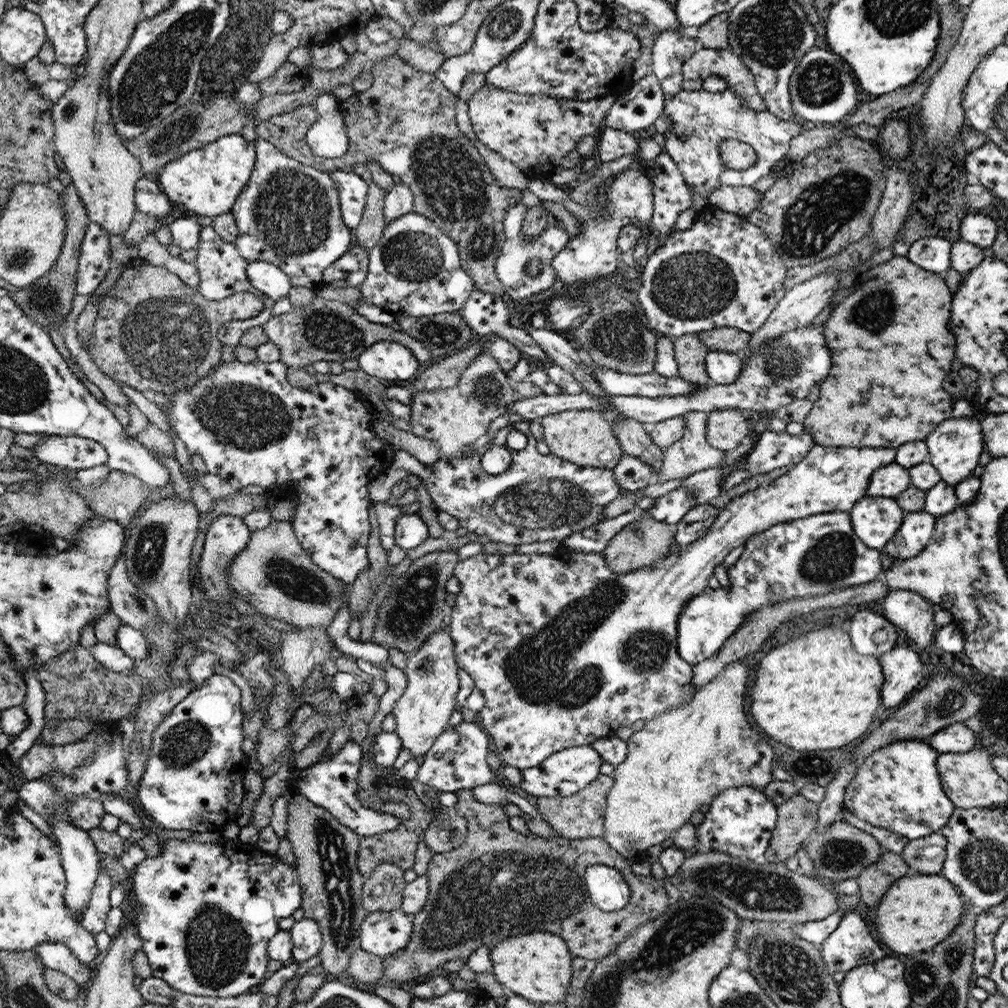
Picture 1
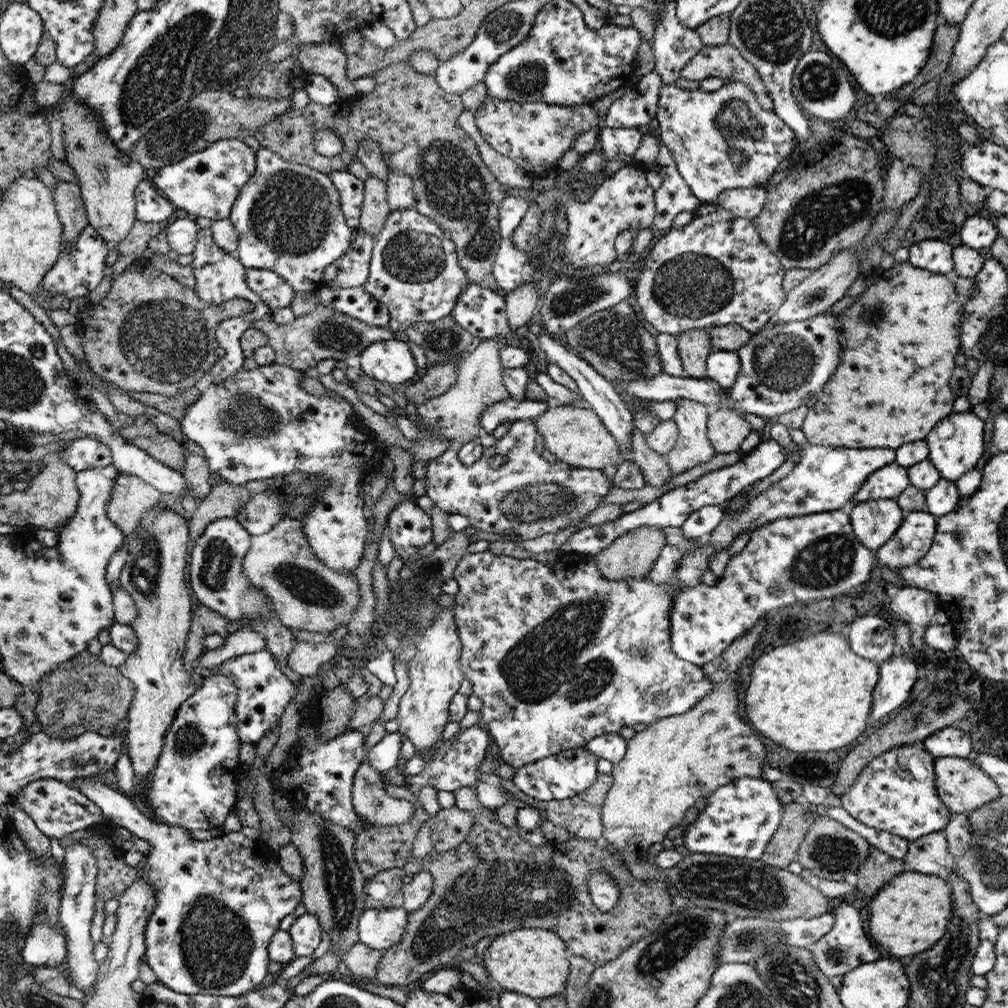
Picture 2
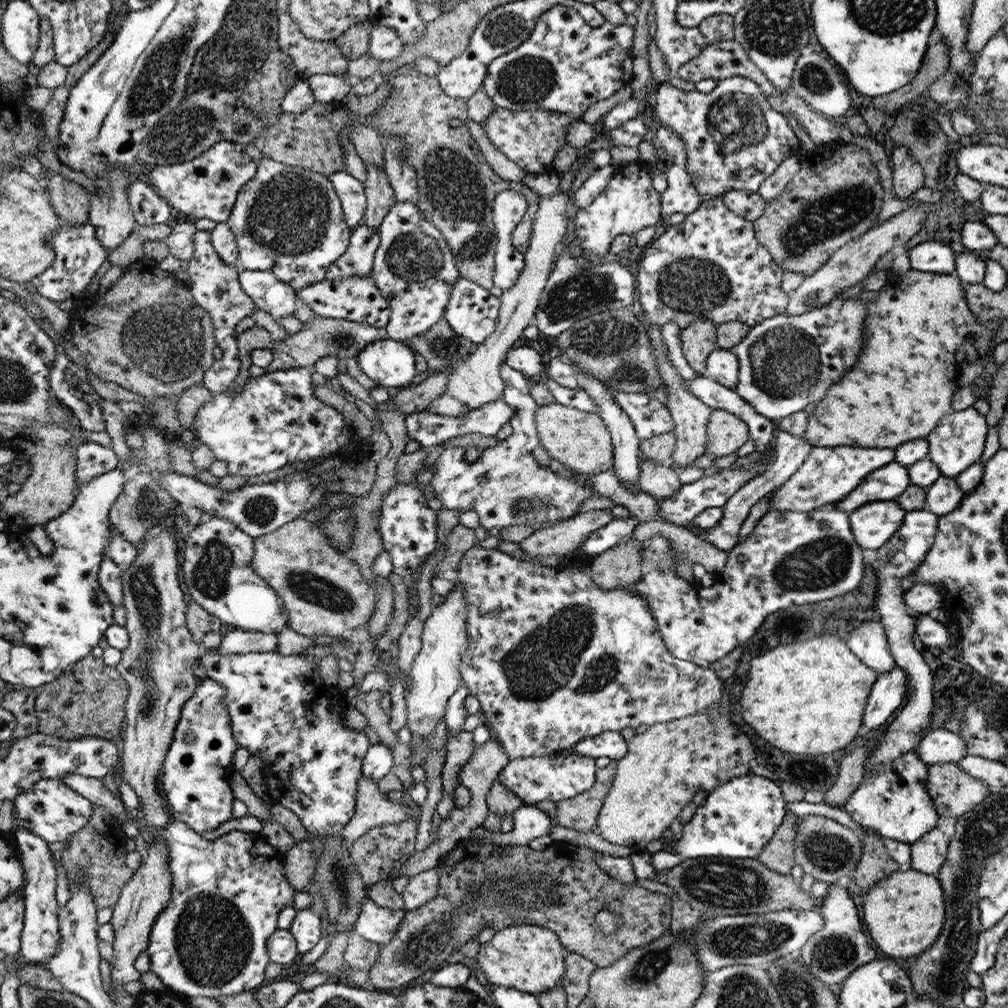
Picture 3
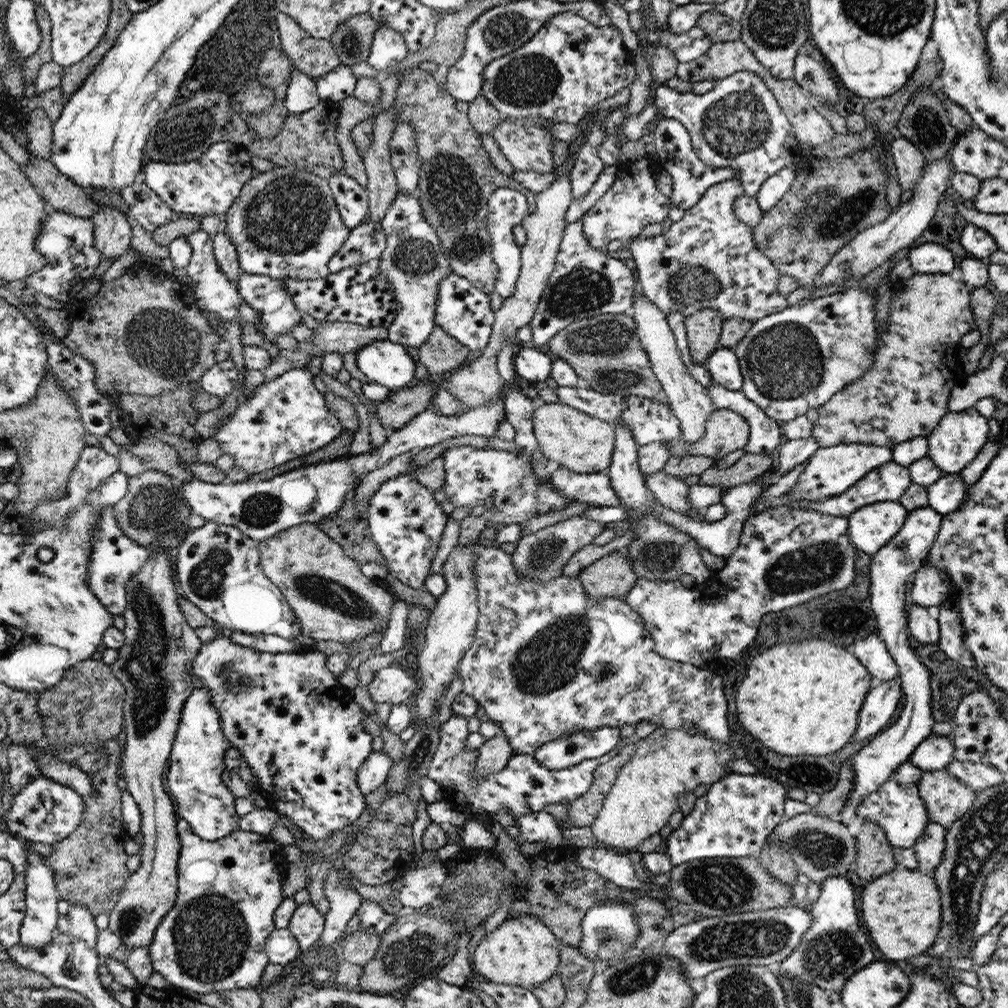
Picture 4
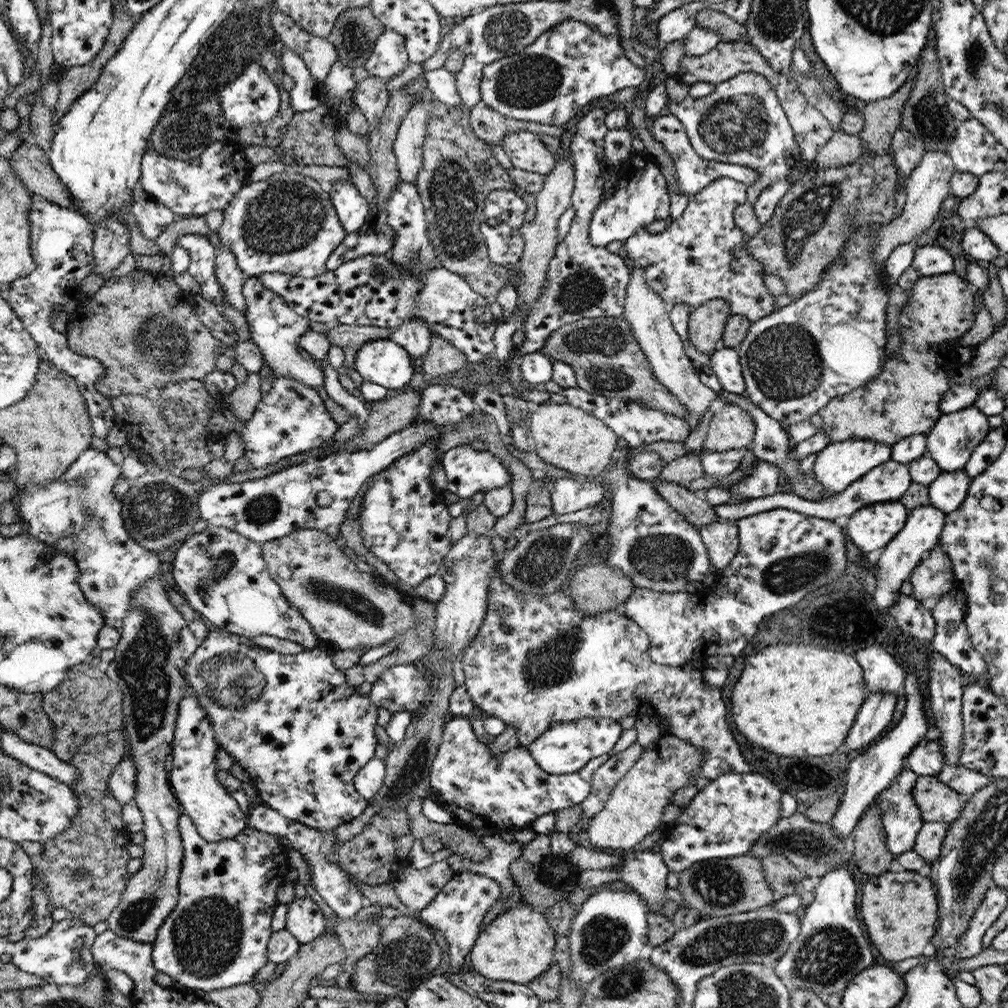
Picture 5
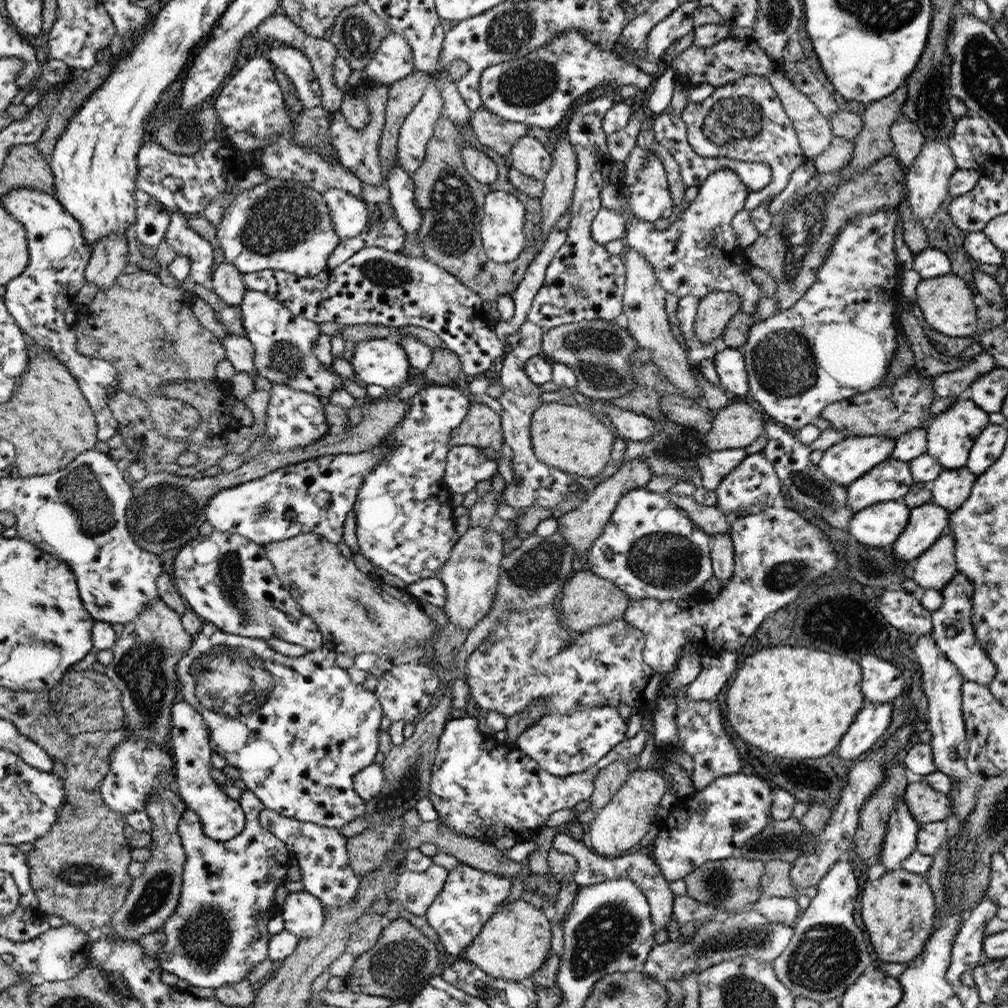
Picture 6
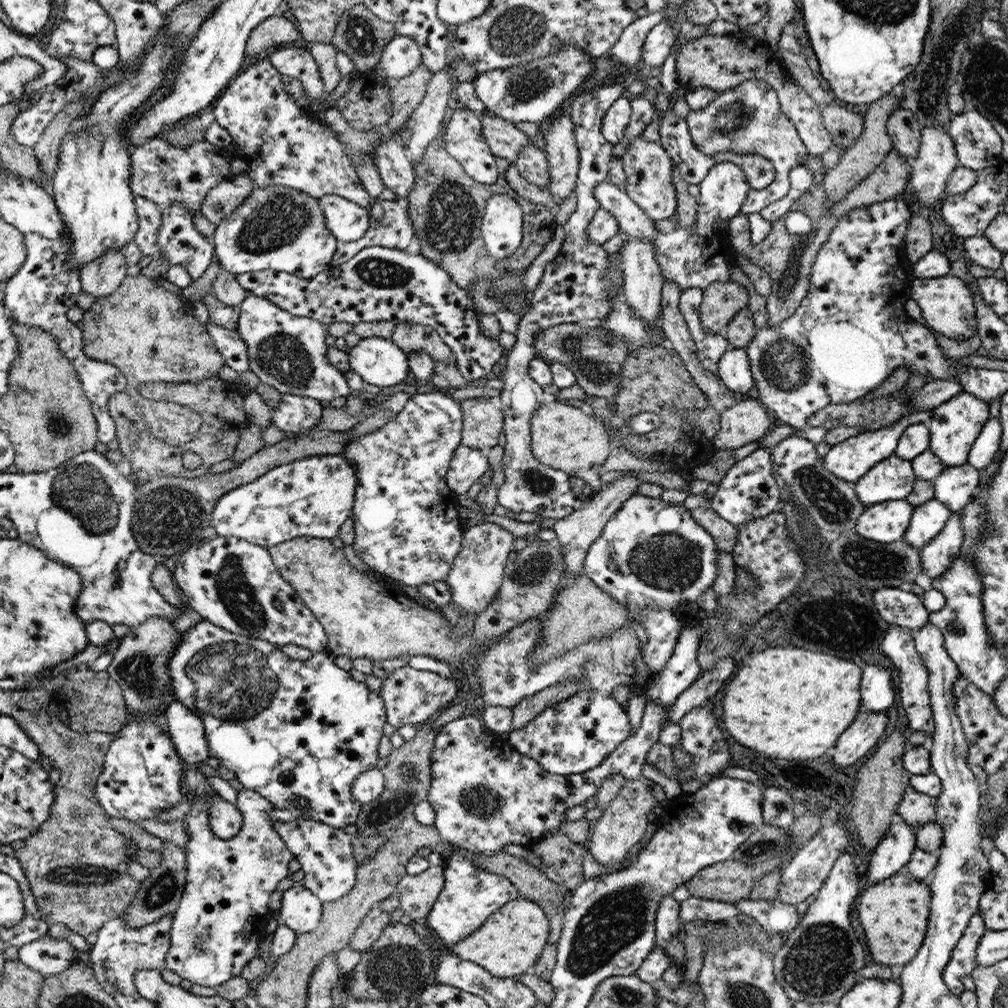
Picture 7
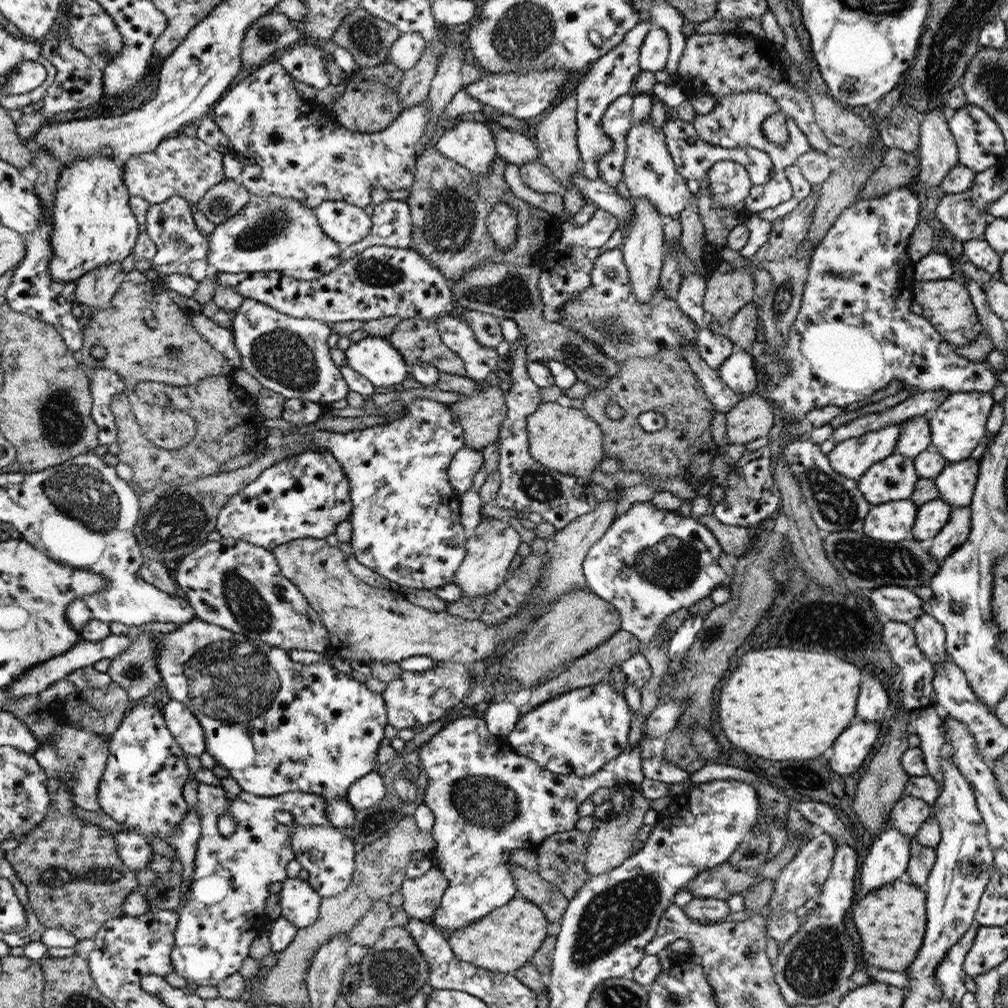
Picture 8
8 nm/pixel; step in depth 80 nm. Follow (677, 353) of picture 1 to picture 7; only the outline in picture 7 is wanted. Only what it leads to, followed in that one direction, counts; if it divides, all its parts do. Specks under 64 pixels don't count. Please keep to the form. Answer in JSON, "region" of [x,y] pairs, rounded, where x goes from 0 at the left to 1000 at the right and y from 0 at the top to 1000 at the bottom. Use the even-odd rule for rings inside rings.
{"region":[[[728,278],[722,282],[710,279],[697,290],[694,321],[700,329],[718,330],[726,315],[743,303],[742,288]]]}

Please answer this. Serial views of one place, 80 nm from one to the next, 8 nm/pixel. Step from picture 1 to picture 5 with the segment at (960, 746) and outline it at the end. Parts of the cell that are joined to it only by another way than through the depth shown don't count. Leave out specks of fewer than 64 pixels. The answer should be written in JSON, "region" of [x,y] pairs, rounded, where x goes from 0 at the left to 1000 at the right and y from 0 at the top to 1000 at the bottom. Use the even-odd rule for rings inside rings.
{"region":[[[917,731],[898,754],[899,762],[913,770],[929,770],[938,761],[936,740],[931,734]]]}

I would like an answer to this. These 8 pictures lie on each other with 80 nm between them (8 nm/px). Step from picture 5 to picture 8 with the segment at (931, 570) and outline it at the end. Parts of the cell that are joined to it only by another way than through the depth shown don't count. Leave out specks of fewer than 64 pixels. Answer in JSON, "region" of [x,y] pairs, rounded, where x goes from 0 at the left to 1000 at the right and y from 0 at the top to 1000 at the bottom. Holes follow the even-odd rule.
{"region":[[[946,504],[941,517],[933,525],[930,532],[923,536],[923,554],[932,562],[961,533],[963,527],[963,504]]]}

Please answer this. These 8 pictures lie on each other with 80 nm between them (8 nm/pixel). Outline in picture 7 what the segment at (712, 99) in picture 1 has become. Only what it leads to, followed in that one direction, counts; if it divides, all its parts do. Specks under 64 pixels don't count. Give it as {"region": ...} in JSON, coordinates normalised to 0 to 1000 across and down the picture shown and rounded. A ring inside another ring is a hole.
{"region":[[[738,80],[724,89],[712,92],[700,107],[686,109],[680,120],[688,142],[701,154],[711,151],[731,151],[734,154],[748,152],[767,163],[769,178],[758,187],[745,187],[736,201],[735,210],[740,213],[754,211],[766,200],[778,196],[785,186],[783,171],[796,164],[803,154],[786,120],[775,109],[770,91],[757,80]]]}

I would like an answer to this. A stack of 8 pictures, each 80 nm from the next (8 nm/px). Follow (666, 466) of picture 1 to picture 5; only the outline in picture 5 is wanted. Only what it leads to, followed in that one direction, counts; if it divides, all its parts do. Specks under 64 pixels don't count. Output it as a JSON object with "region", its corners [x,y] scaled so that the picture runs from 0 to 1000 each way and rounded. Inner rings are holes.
{"region":[[[625,258],[626,274],[623,279],[623,292],[621,300],[619,300],[619,312],[627,330],[637,347],[637,350],[643,355],[644,364],[648,367],[648,371],[656,379],[657,382],[671,393],[677,403],[680,403],[681,414],[680,419],[688,429],[694,423],[696,415],[706,401],[706,397],[710,397],[712,392],[705,385],[702,385],[688,367],[685,357],[679,349],[679,341],[677,341],[674,331],[669,328],[668,321],[664,315],[664,304],[659,302],[659,297],[651,293],[643,286],[643,282],[639,280],[639,267],[631,262],[629,258]]]}

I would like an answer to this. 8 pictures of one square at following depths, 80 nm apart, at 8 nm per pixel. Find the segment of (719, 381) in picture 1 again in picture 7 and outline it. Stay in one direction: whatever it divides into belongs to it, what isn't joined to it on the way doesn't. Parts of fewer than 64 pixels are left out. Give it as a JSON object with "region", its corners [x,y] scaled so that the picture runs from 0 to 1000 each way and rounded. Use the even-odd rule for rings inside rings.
{"region":[[[724,345],[714,354],[711,364],[710,371],[726,389],[748,388],[749,379],[738,346]]]}

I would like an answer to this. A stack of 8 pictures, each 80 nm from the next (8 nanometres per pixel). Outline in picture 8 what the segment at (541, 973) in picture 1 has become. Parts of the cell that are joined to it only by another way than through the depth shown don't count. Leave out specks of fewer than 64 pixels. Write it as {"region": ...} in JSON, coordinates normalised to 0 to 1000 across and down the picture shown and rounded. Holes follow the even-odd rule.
{"region":[[[517,889],[508,891],[501,899],[476,910],[460,921],[443,928],[449,945],[460,954],[472,957],[486,964],[508,966],[526,953],[540,935],[543,911],[538,903]]]}

